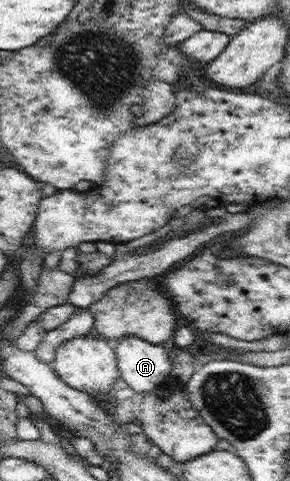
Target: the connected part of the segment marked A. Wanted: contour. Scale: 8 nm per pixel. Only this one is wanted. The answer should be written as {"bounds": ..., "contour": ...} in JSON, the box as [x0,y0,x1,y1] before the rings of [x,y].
{"bounds":[114,335,172,393],"contour":[[[127,335],[114,347],[119,375],[133,391],[151,393],[170,377],[172,362],[161,345]]]}

